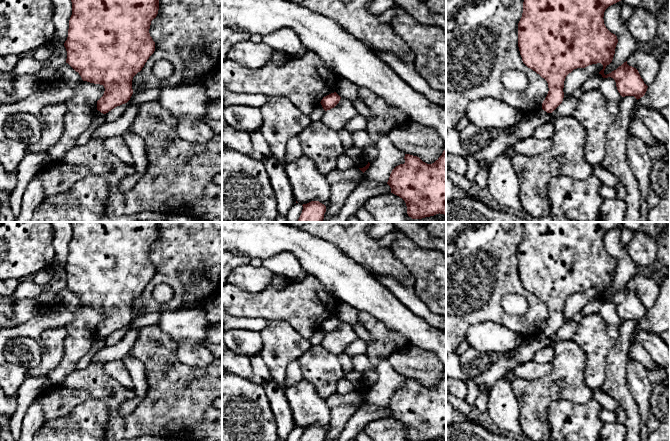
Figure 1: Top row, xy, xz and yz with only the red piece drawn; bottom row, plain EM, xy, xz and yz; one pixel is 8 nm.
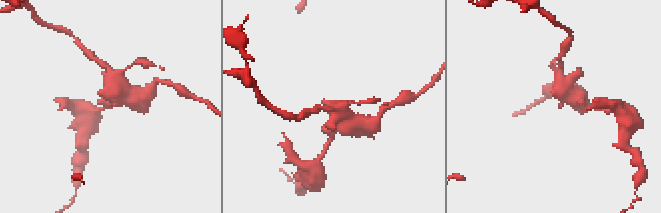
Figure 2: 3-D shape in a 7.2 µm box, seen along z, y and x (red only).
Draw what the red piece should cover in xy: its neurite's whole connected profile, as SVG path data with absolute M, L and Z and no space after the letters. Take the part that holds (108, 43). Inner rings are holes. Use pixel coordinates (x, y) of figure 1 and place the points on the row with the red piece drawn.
M71 0L72 15L64 43L66 63L83 81L103 85L103 96L97 110L103 114L127 103L132 94L133 77L142 70L155 51L150 36L151 21L156 18L159 0Z

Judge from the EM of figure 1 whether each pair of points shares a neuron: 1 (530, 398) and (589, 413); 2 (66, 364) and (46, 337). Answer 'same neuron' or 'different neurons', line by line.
1: different neurons
2: different neurons

